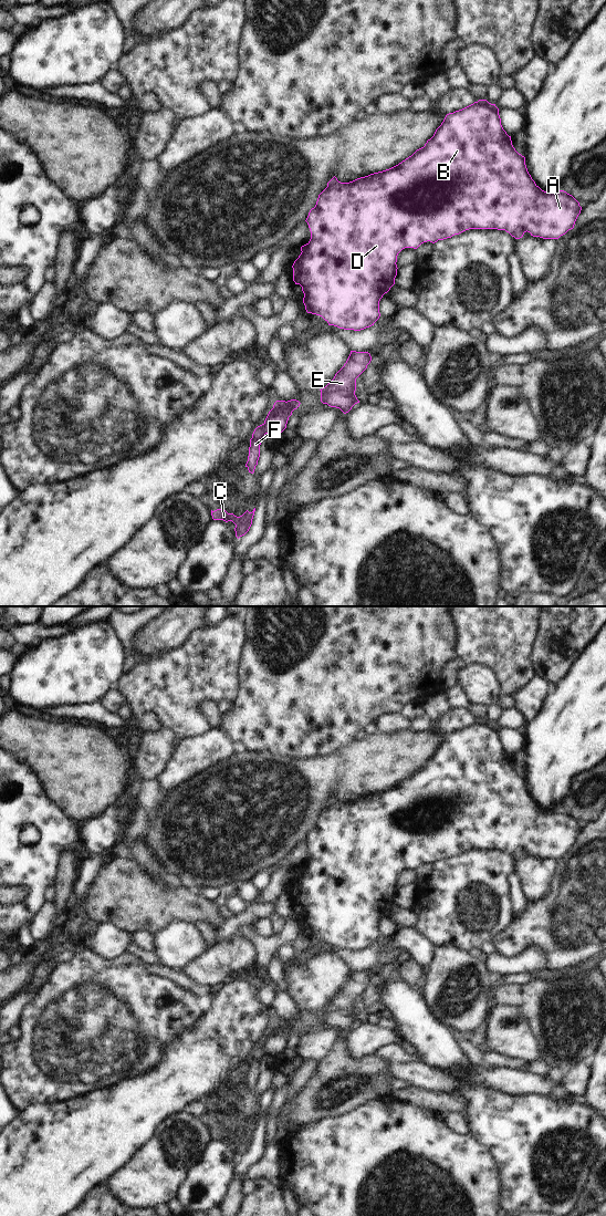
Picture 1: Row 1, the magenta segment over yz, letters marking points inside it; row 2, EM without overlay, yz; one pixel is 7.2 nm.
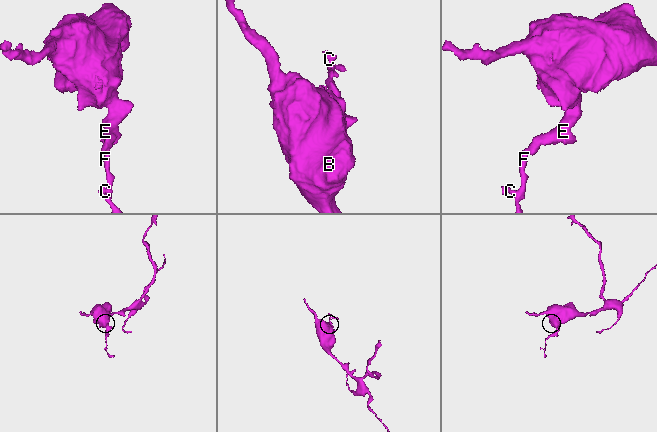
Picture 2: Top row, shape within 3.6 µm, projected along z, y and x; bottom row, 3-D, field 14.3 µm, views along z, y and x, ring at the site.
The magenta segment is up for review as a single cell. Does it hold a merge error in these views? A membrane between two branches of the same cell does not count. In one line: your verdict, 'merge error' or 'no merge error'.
merge error

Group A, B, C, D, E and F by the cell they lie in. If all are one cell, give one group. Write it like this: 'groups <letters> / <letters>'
groups A B D E / C F

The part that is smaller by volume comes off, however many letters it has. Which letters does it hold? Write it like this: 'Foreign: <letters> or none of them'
Foreign: C, F

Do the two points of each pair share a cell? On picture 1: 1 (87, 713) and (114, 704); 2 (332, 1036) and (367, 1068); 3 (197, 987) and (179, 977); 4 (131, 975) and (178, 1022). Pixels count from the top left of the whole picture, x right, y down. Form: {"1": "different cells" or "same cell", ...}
{"1": "different cells", "2": "different cells", "3": "same cell", "4": "same cell"}

